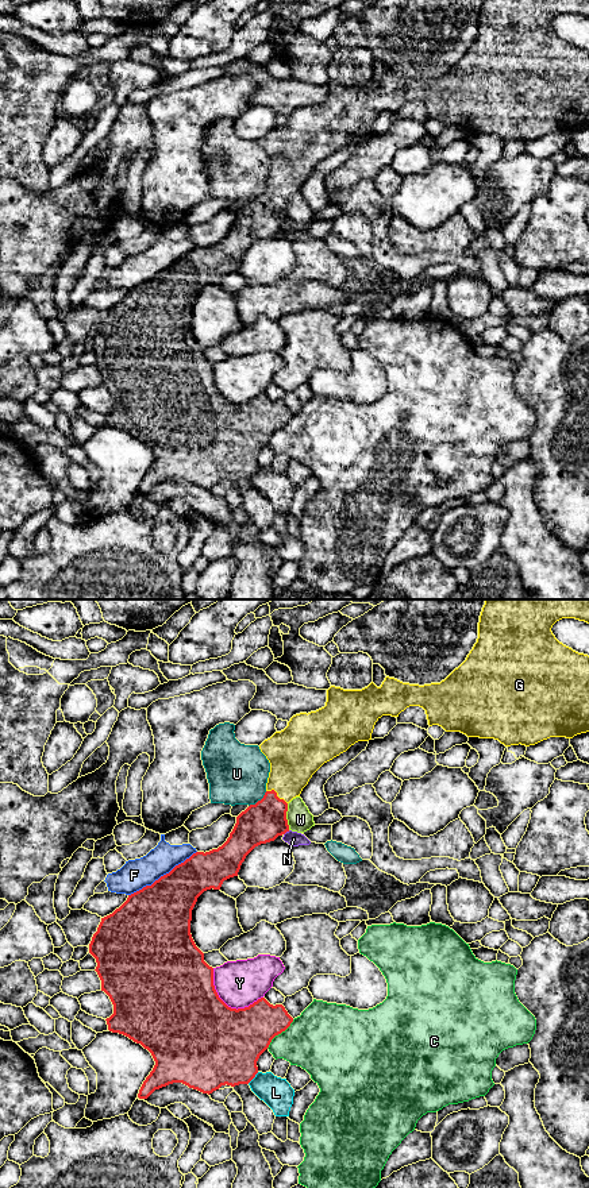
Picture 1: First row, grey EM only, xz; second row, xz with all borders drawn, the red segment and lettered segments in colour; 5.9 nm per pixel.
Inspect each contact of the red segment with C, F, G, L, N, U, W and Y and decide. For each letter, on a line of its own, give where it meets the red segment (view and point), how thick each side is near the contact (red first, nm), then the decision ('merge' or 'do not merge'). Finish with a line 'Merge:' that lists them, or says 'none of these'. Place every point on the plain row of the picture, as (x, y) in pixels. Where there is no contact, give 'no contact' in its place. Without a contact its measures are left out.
C: xz (278, 428) | 340/380 nm | do not merge
F: xz (164, 270) | 380/180 nm | do not merge
G: xz (276, 189) | 240/300 nm | merge
L: xz (253, 473) | 440/180 nm | do not merge
N: xz (287, 226) | 240/90 nm | do not merge
U: xz (258, 196) | 240/360 nm | do not merge
W: xz (285, 212) | 240/150 nm | do not merge
Y: xz (226, 400) | 500/280 nm | do not merge
Merge: G

